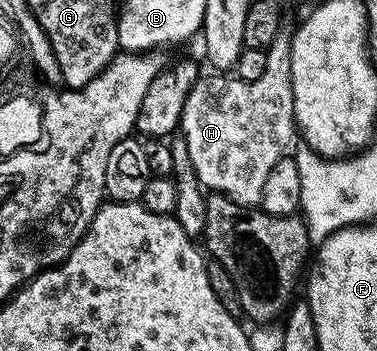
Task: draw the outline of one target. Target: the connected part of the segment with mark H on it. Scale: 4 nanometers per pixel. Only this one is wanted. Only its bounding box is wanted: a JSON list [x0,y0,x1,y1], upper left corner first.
[180,32,296,207]

